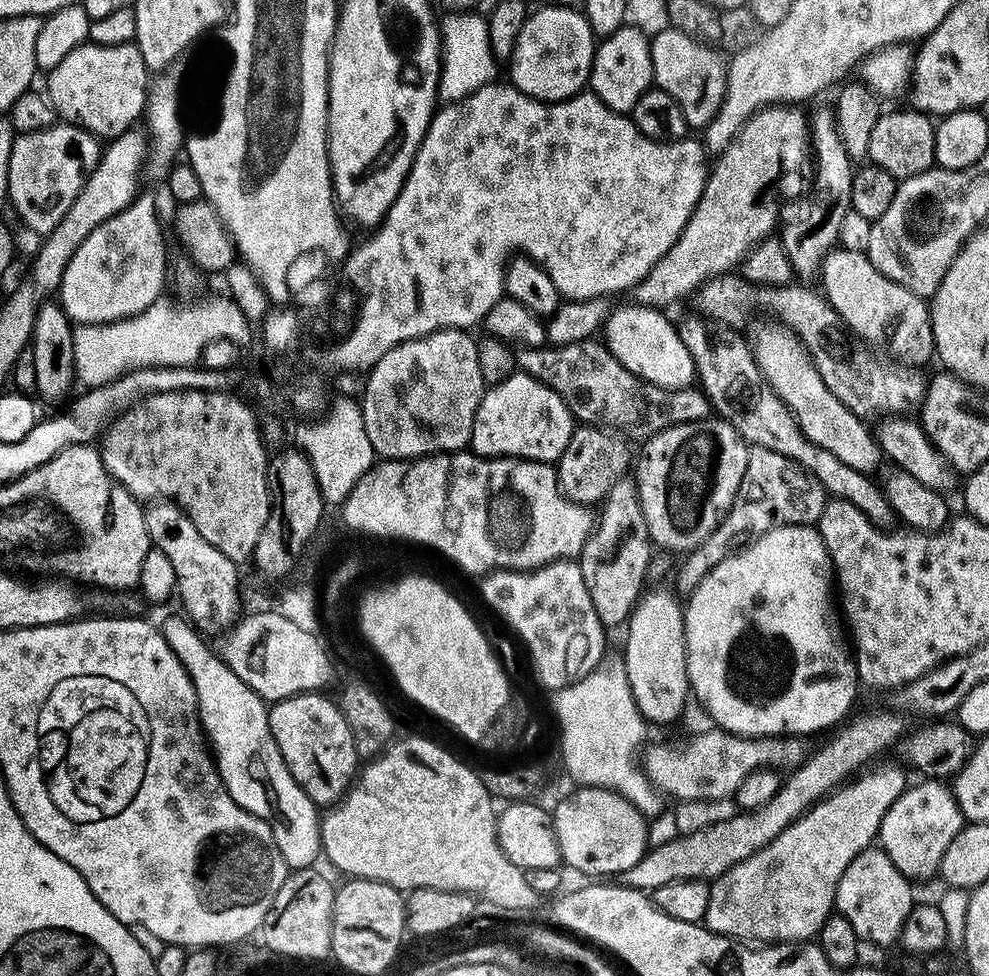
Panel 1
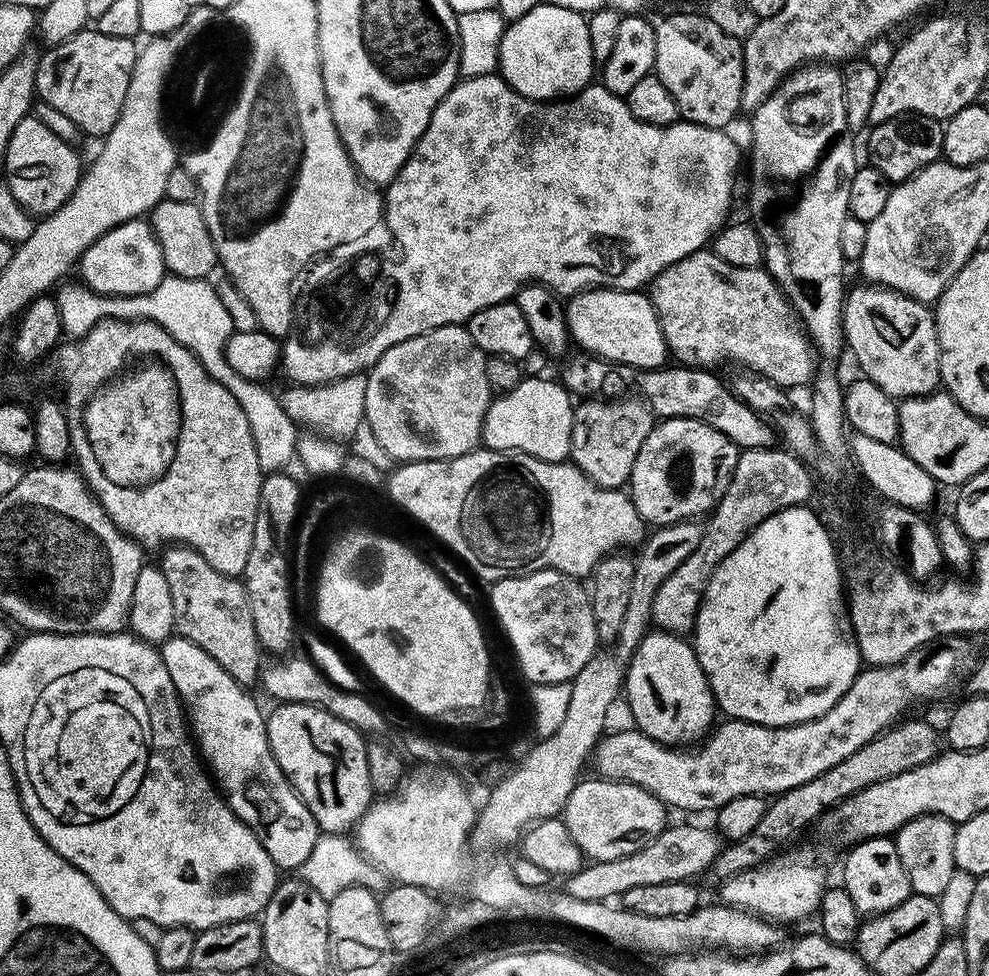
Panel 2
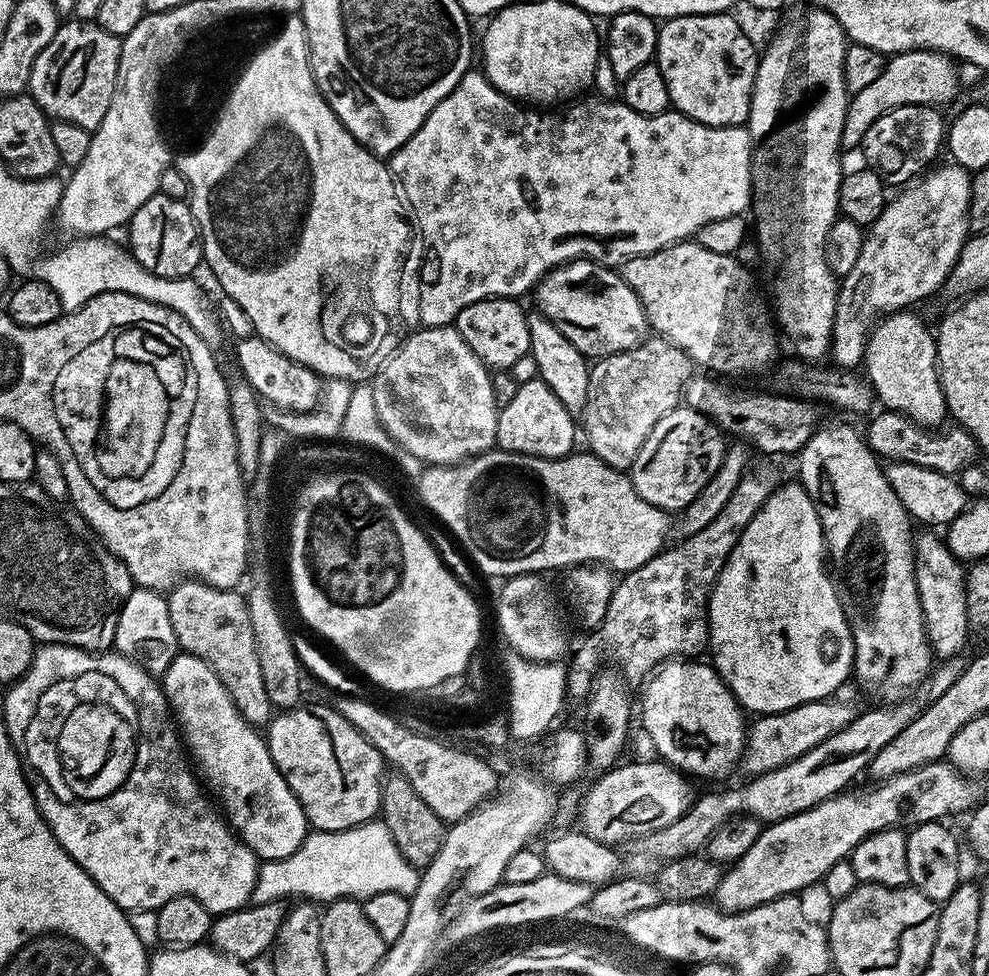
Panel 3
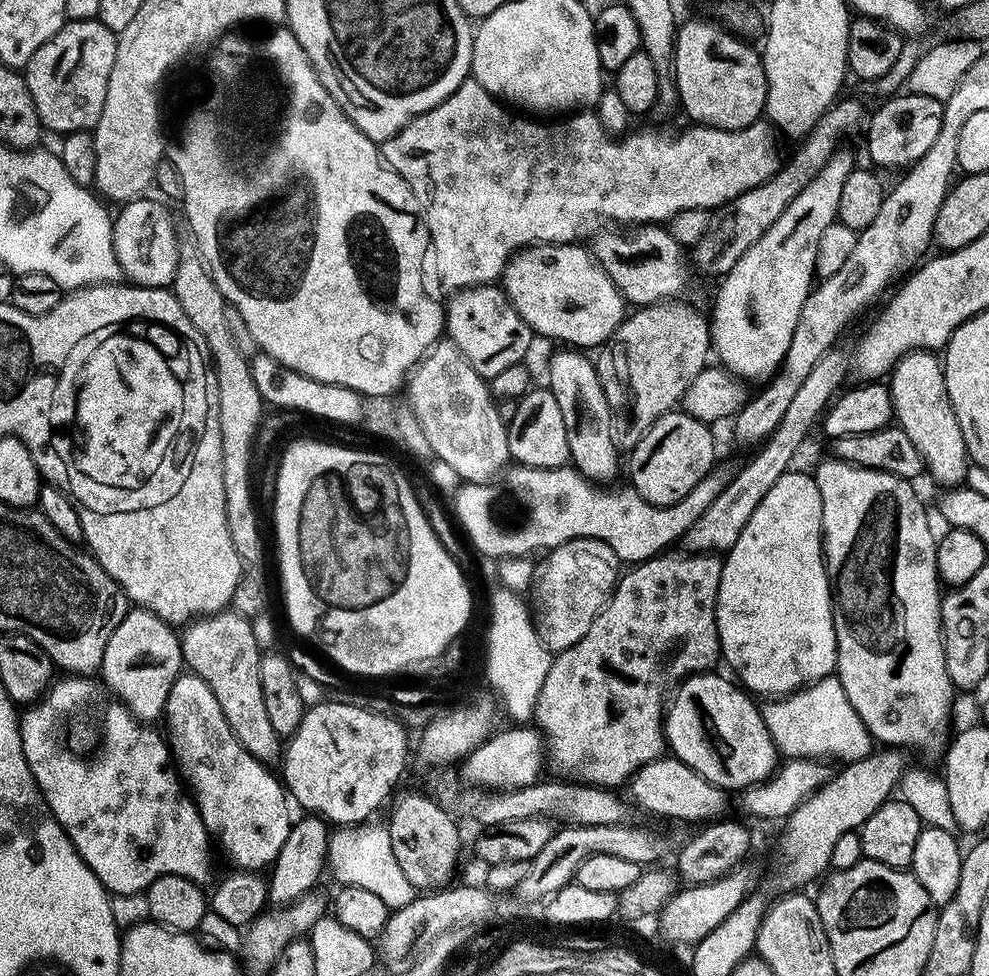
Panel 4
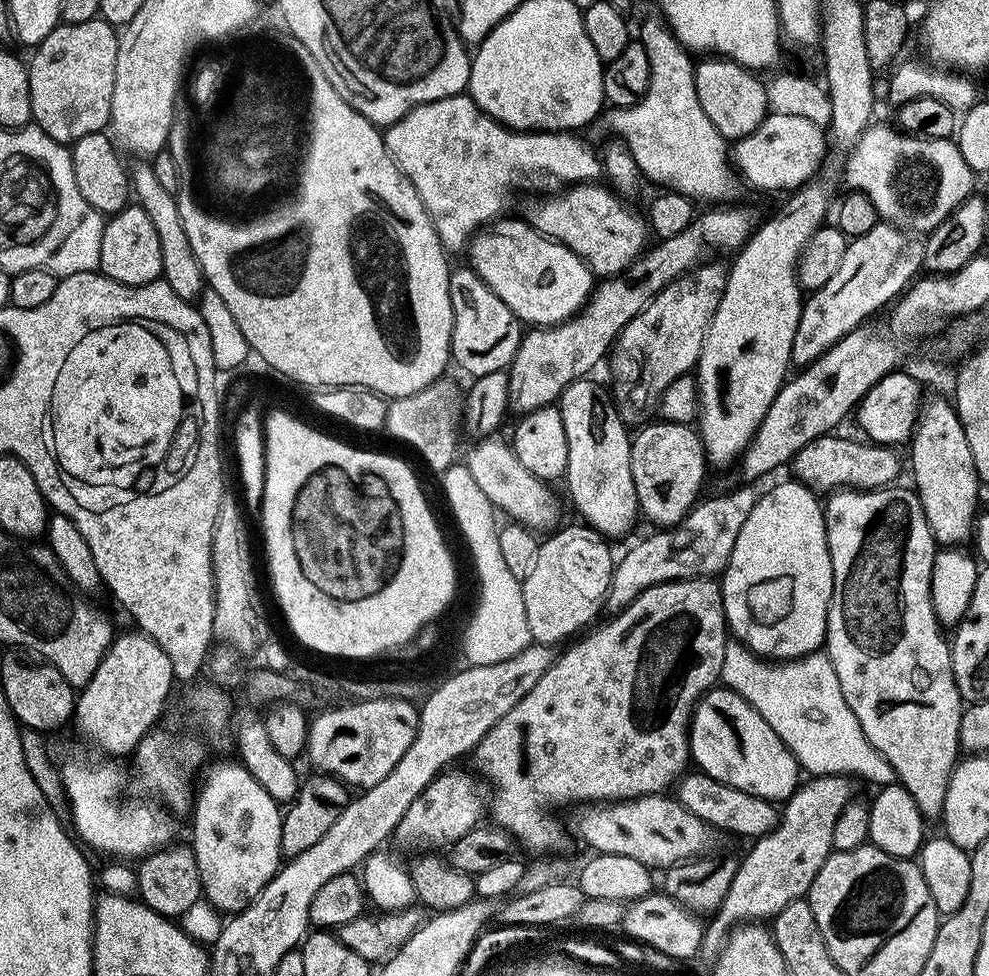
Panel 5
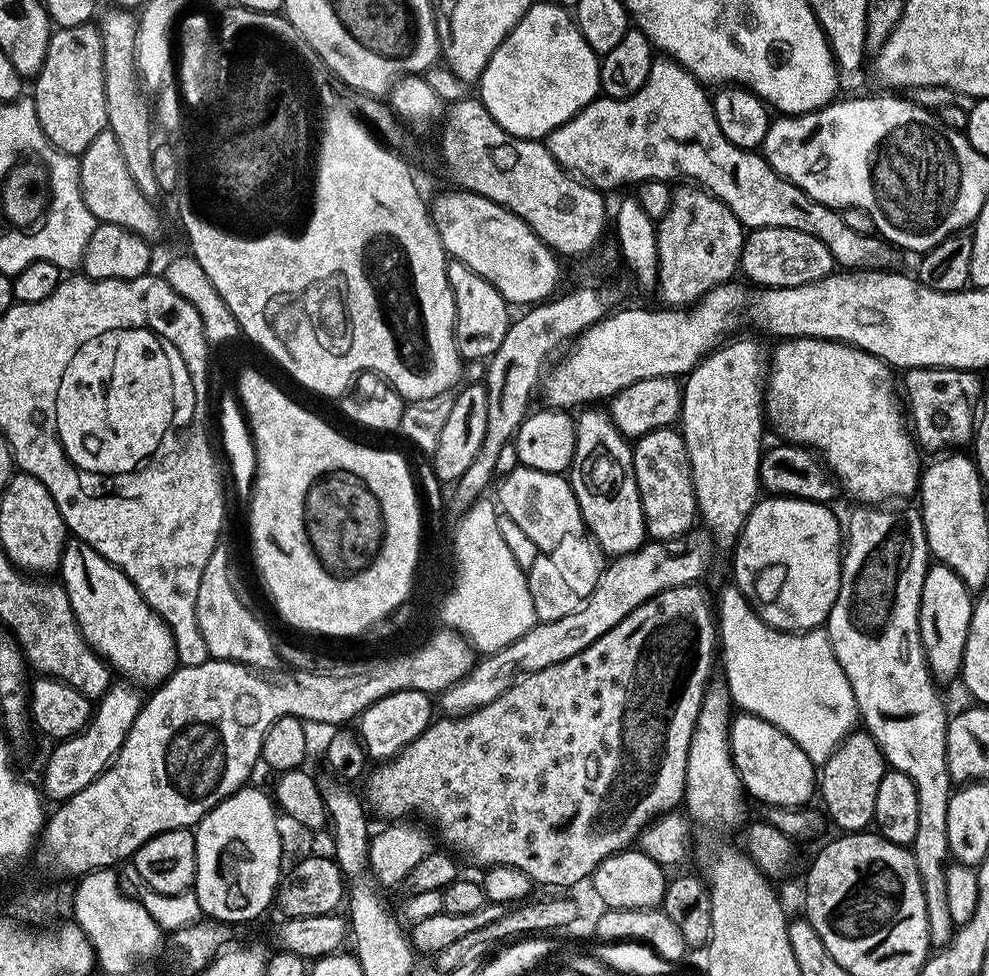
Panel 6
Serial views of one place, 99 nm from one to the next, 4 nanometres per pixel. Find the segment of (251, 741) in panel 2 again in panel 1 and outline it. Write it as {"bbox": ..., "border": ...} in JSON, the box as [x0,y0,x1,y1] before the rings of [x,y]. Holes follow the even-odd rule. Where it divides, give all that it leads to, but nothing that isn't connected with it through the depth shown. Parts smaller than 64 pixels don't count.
{"bbox":[159,615,321,871],"border":[[[183,615],[168,616],[164,621],[159,621],[160,632],[166,638],[170,650],[174,650],[176,657],[182,662],[186,674],[194,682],[196,701],[200,711],[200,726],[204,729],[205,737],[210,745],[210,751],[216,761],[216,769],[227,788],[227,792],[244,810],[262,818],[271,826],[274,834],[275,845],[286,861],[291,871],[313,867],[316,858],[321,855],[320,822],[321,815],[317,805],[306,794],[286,766],[278,746],[274,742],[274,734],[270,734],[268,721],[268,708],[265,701],[261,700],[258,693],[250,690],[230,666],[218,655],[217,649],[207,644],[205,637],[192,625],[191,620]]]}

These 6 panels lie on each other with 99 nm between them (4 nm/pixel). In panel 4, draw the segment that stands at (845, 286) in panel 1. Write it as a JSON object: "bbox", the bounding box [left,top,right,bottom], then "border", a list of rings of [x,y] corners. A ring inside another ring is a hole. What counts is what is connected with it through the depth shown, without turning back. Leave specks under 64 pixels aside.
{"bbox":[890,350,970,485],"border":[[[928,350],[907,352],[890,373],[890,391],[895,423],[904,431],[906,438],[914,442],[914,450],[922,454],[927,475],[932,475],[940,484],[963,485],[970,461],[962,438],[962,426],[958,426],[958,418],[946,390],[941,357]]]}

